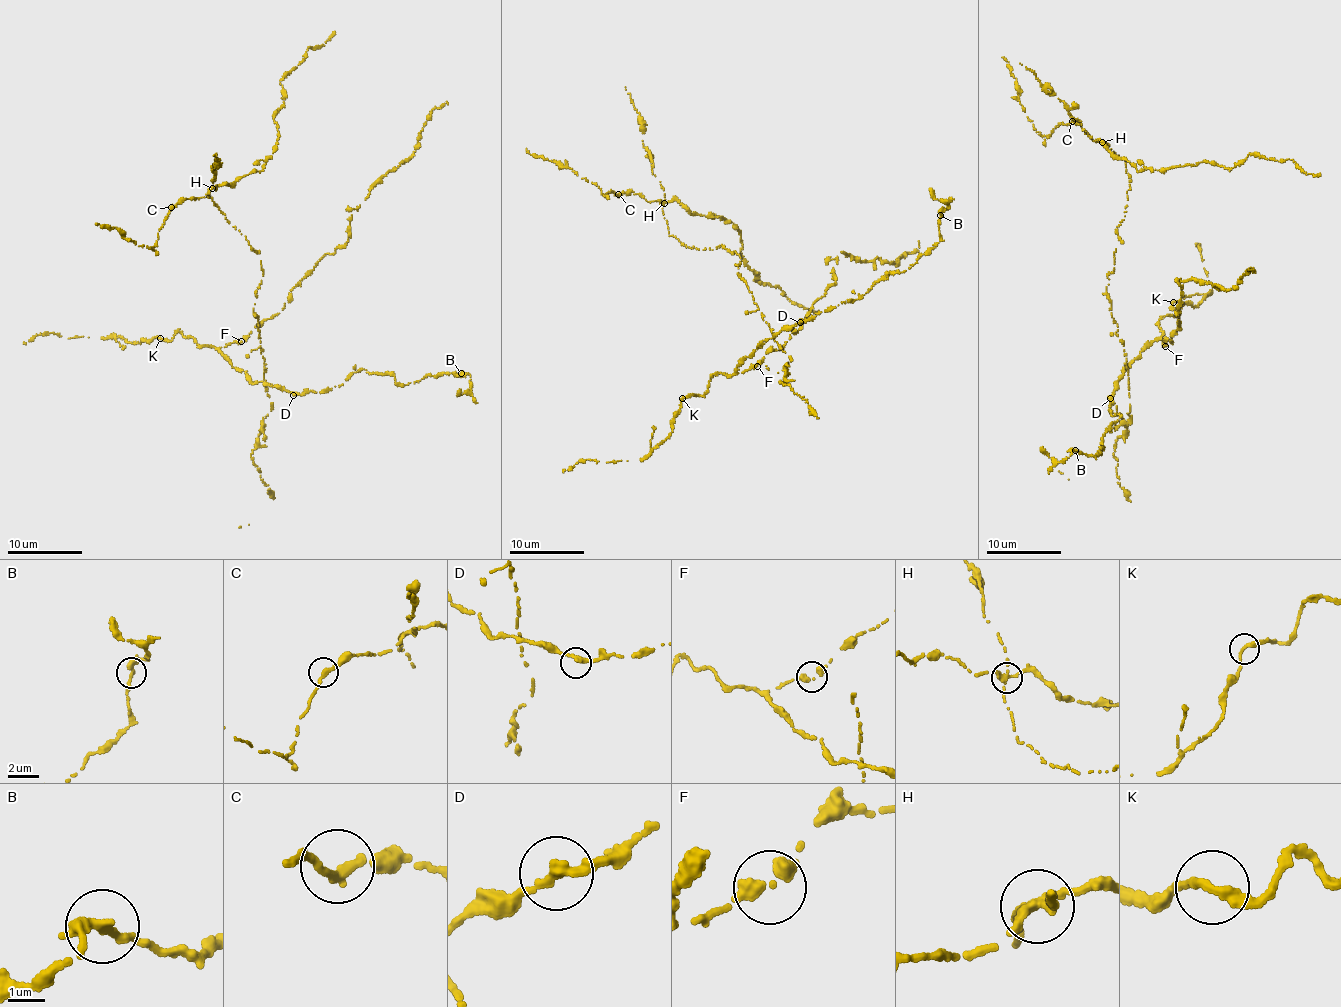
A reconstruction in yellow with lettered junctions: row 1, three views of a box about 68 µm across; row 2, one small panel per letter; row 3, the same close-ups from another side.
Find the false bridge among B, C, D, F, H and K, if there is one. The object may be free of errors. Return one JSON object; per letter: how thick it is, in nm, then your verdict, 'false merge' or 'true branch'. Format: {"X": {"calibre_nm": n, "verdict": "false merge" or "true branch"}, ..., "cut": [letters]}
{"B": {"calibre_nm": 320, "verdict": "true branch"}, "C": {"calibre_nm": 260, "verdict": "true branch"}, "D": {"calibre_nm": 280, "verdict": "true branch"}, "F": {"calibre_nm": 280, "verdict": "true branch"}, "H": {"calibre_nm": 280, "verdict": "false merge"}, "K": {"calibre_nm": 280, "verdict": "true branch"}, "cut": ["H"]}

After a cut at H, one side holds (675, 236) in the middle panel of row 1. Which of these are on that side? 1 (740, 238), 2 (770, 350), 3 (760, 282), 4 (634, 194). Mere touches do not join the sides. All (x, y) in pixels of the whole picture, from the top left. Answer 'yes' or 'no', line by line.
1: no
2: no
3: no
4: no

